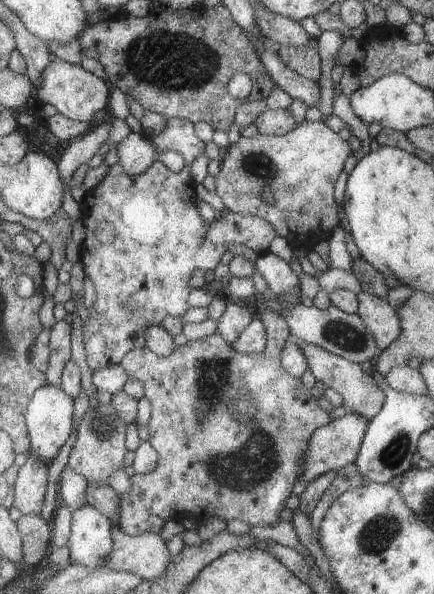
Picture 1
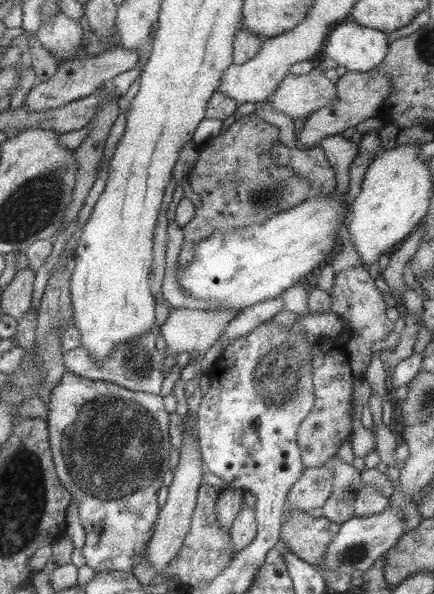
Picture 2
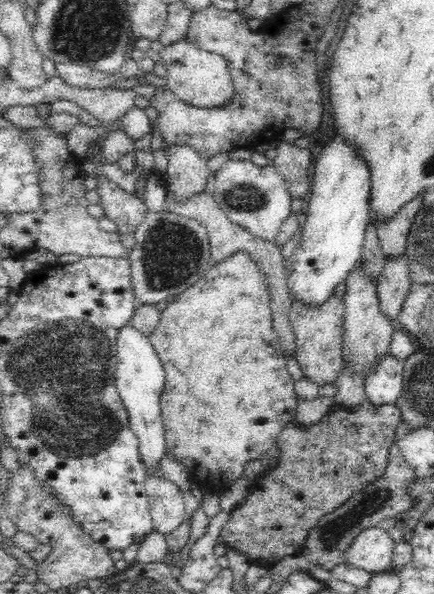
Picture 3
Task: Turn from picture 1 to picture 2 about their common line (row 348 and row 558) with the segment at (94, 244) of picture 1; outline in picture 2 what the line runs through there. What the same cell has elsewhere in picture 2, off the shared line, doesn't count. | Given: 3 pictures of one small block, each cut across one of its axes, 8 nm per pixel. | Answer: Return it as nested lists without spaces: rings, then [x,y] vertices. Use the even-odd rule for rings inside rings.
[[[65,371],[57,384],[50,389],[47,404],[46,421],[49,431],[49,446],[54,462],[55,472],[59,482],[72,494],[72,500],[77,504],[77,514],[79,522],[83,526],[85,542],[81,548],[85,565],[93,569],[95,573],[99,572],[131,572],[133,564],[139,560],[139,557],[146,555],[147,542],[150,541],[151,532],[153,532],[153,524],[157,520],[157,492],[162,484],[162,476],[167,468],[167,460],[172,444],[168,435],[168,427],[173,424],[170,420],[170,414],[163,409],[161,396],[157,394],[149,394],[145,392],[137,392],[128,388],[119,386],[118,384],[106,380],[88,379],[75,373]]]

